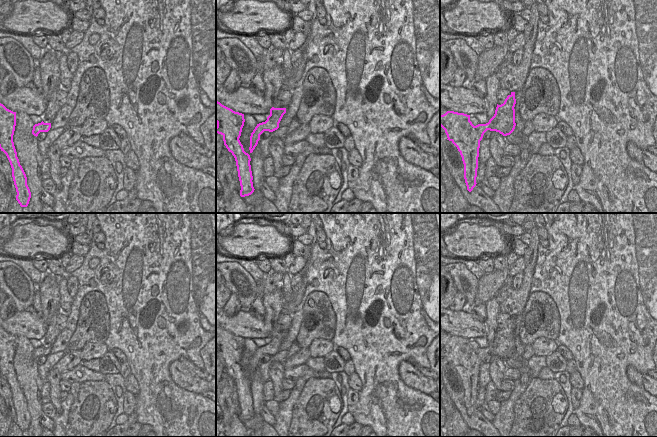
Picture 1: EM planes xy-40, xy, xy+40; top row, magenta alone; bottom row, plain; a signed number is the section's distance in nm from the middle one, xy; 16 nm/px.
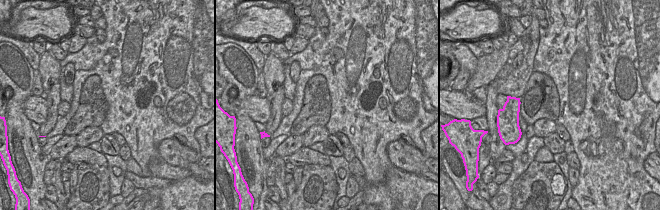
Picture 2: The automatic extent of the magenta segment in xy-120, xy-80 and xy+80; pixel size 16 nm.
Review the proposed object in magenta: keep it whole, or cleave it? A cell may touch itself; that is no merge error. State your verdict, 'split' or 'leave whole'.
leave whole

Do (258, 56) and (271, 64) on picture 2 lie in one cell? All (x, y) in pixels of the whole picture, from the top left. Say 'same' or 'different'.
different

